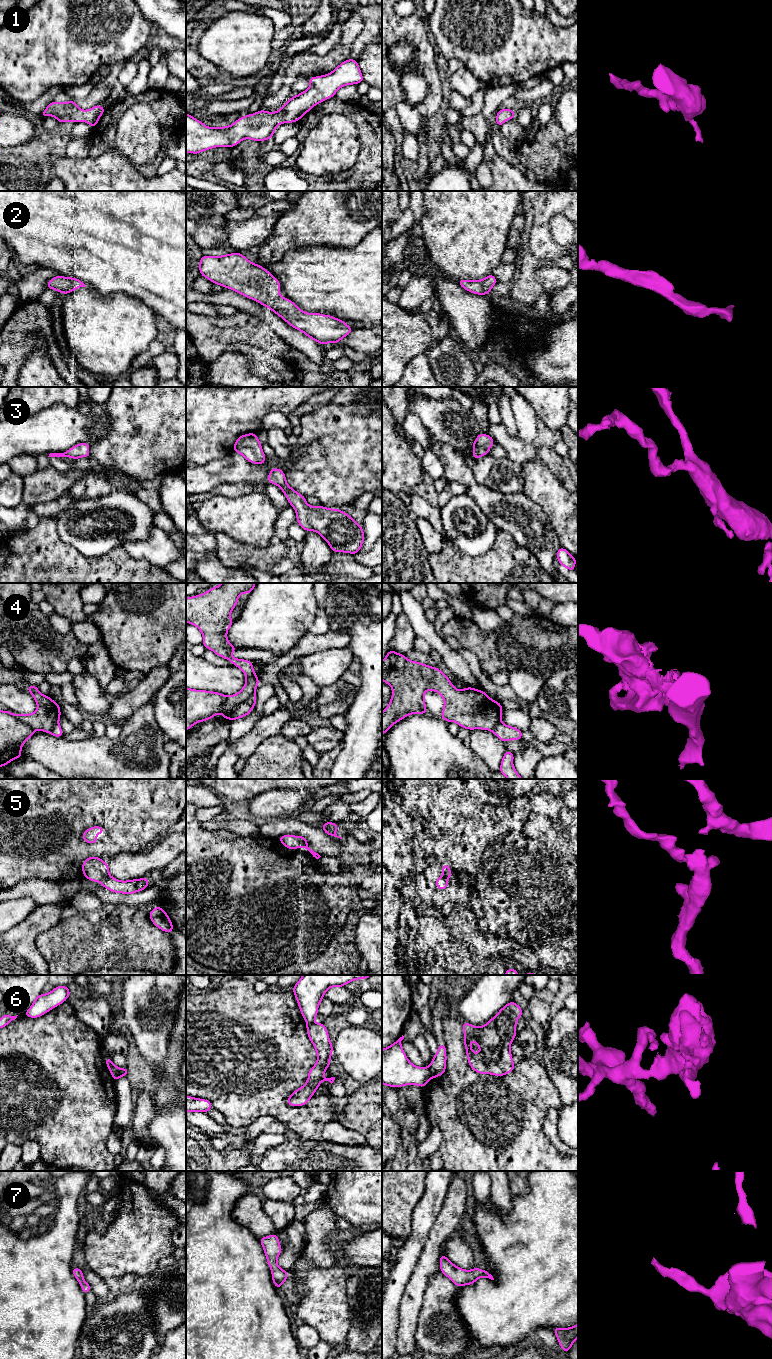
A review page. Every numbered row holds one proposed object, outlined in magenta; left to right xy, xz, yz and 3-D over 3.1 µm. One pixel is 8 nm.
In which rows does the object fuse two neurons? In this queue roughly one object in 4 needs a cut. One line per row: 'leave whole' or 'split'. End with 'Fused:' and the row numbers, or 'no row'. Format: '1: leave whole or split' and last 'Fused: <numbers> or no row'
1: leave whole
2: leave whole
3: leave whole
4: split
5: split
6: split
7: leave whole
Fused: 4, 5, 6

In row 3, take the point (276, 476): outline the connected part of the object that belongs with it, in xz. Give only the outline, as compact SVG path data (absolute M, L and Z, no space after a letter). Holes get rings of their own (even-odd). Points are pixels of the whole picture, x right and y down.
M272 468L268 474L268 483L280 487L289 504L296 511L298 524L307 532L315 531L329 544L333 553L357 554L364 542L363 527L347 513L338 508L310 506L306 497L296 492L286 482L285 473Z

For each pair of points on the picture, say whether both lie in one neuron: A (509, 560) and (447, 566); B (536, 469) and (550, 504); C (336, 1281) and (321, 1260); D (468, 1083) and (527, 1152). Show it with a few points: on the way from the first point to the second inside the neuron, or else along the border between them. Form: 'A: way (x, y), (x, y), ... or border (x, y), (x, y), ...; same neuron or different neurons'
A: way (494, 566), (462, 566); same neuron
B: way (537, 478), (540, 485), (550, 495); same neuron
C: border (305, 1259), (322, 1268), (328, 1268), (335, 1264); different neurons
D: way (474, 1100), (510, 1136); same neuron

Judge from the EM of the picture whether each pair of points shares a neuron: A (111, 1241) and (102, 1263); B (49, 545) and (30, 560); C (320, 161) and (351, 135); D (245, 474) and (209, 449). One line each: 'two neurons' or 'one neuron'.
A: one neuron
B: one neuron
C: one neuron
D: two neurons

